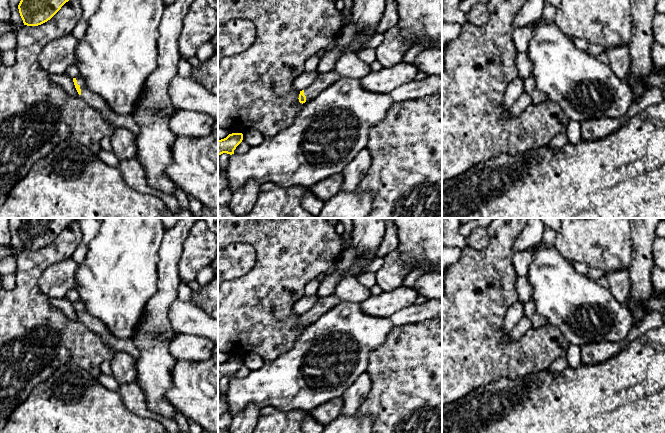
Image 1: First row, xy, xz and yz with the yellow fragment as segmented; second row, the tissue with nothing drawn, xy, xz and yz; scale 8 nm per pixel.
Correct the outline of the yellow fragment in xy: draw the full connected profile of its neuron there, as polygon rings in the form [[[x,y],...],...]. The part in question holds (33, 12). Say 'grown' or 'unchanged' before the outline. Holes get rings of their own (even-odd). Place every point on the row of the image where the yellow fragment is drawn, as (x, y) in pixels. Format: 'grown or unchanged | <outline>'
unchanged | [[[21,0],[18,9],[24,25],[38,26],[50,20],[69,0]]]

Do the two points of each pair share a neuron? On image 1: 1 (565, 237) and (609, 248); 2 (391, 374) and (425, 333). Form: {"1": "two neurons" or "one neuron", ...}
{"1": "one neuron", "2": "one neuron"}

